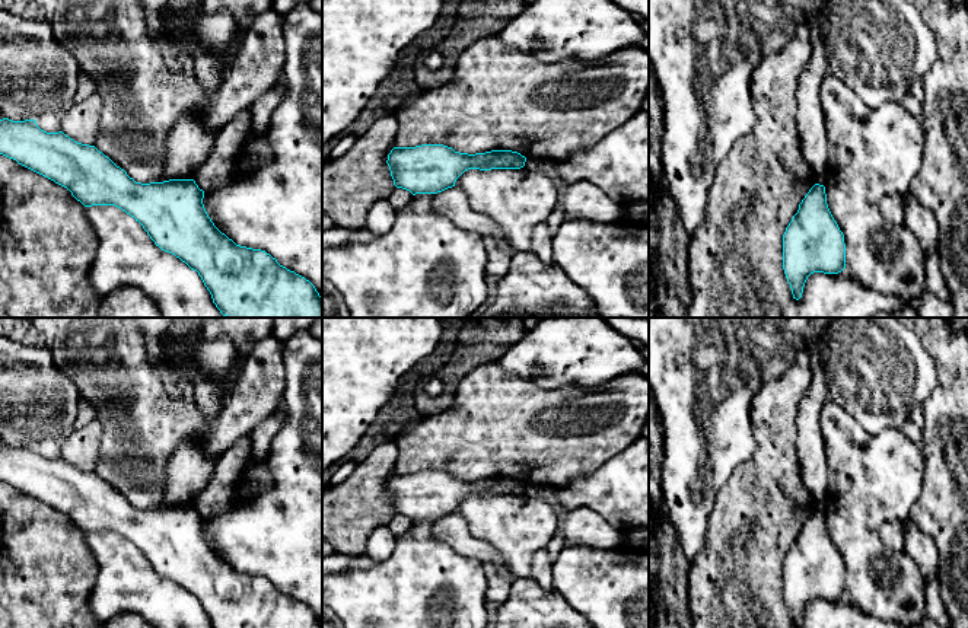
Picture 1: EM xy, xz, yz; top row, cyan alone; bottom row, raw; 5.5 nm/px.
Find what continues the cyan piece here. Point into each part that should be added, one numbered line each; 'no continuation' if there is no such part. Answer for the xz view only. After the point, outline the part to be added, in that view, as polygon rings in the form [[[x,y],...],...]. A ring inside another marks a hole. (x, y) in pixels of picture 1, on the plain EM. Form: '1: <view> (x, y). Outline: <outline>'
no continuation

